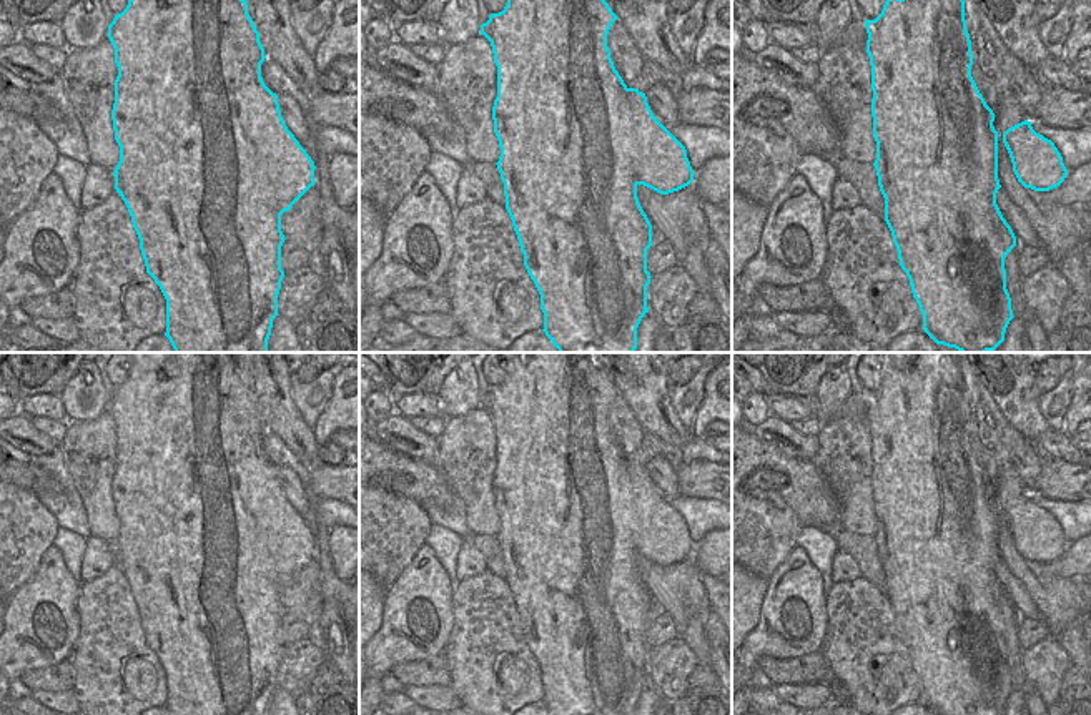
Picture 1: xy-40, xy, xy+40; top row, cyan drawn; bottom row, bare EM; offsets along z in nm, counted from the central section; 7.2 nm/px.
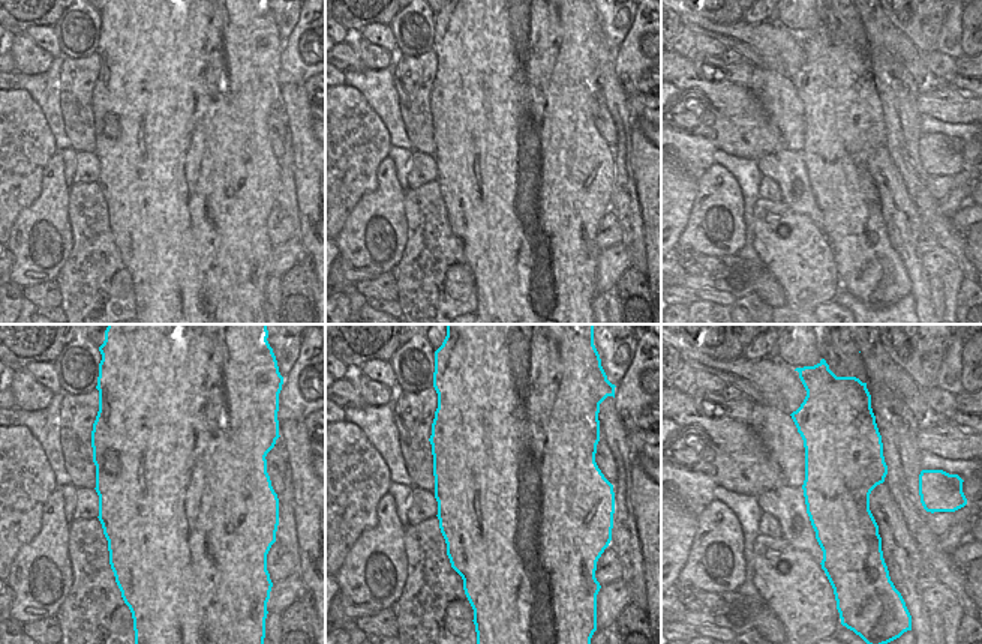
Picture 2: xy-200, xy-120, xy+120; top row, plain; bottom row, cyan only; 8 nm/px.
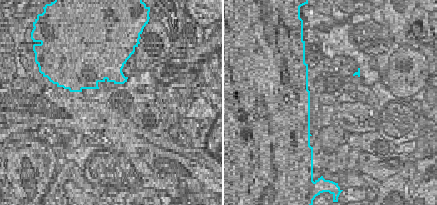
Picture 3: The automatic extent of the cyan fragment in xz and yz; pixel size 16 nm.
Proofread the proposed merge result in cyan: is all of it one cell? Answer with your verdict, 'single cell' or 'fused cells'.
single cell

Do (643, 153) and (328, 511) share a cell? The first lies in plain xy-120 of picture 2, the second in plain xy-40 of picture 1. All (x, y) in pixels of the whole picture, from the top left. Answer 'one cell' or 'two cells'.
two cells

